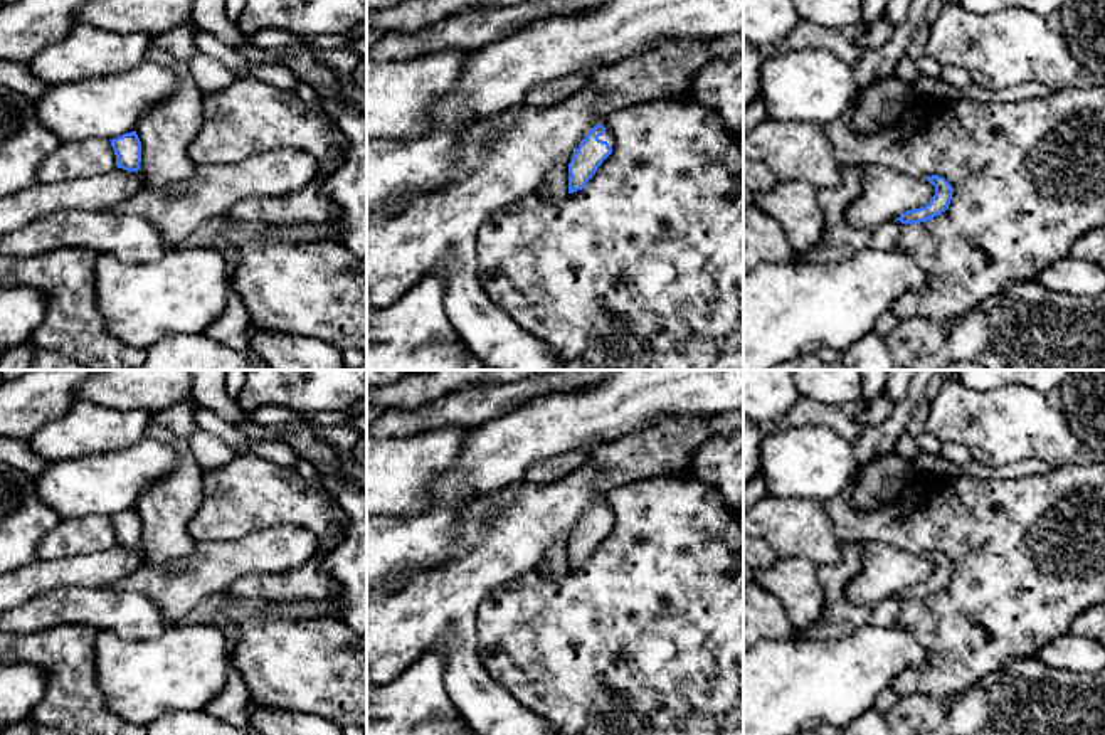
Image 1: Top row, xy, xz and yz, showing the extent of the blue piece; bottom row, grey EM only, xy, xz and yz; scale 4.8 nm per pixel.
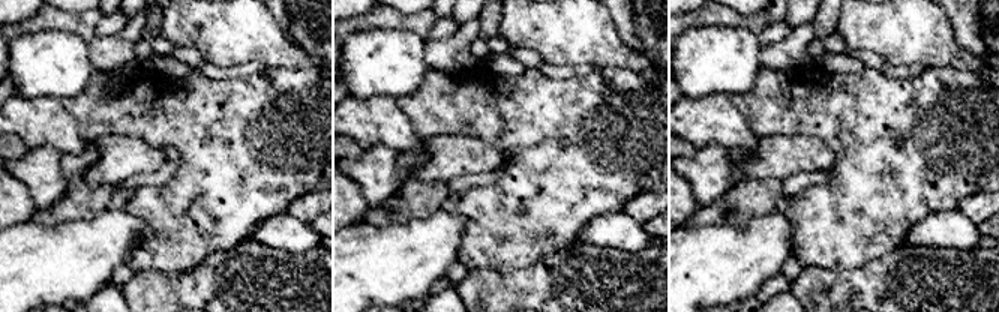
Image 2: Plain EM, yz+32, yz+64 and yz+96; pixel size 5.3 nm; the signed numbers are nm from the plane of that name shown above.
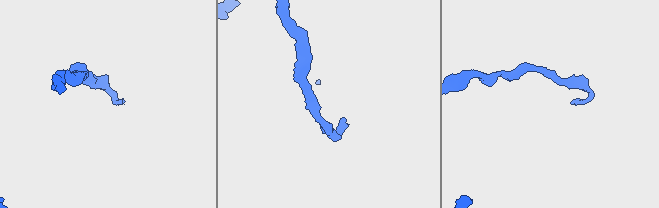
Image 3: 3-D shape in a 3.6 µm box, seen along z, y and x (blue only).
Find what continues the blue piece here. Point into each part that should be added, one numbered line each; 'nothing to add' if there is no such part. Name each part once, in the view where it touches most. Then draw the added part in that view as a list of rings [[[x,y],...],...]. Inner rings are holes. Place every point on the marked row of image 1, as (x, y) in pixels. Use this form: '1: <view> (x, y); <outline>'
nothing to add

